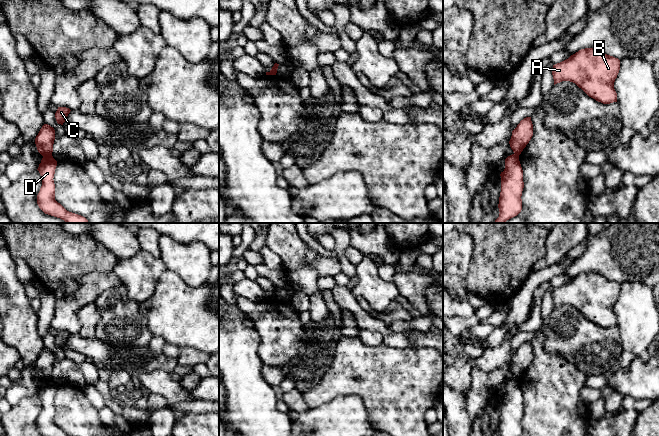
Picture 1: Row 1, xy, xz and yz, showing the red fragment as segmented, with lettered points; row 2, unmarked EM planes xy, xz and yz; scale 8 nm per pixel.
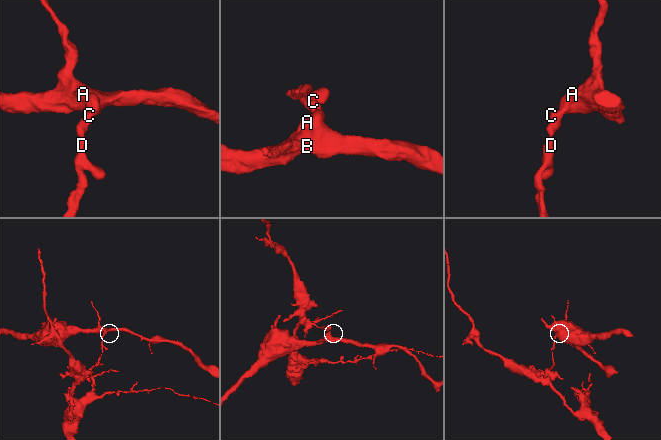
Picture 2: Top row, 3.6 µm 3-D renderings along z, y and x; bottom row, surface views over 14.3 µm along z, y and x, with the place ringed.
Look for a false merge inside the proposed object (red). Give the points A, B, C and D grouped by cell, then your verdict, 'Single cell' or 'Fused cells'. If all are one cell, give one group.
Groups: A B C / D. Fused cells

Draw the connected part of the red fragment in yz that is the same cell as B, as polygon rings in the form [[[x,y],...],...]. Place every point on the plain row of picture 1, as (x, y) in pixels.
[[[581,273],[568,283],[553,289],[554,309],[570,305],[589,321],[603,328],[617,326],[614,306],[620,294],[620,284],[604,276]]]

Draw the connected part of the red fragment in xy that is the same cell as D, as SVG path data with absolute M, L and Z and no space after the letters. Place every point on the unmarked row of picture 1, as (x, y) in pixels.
M52 378L43 380L38 395L42 402L42 410L37 419L37 428L43 436L69 436L55 424L54 398L57 385Z

